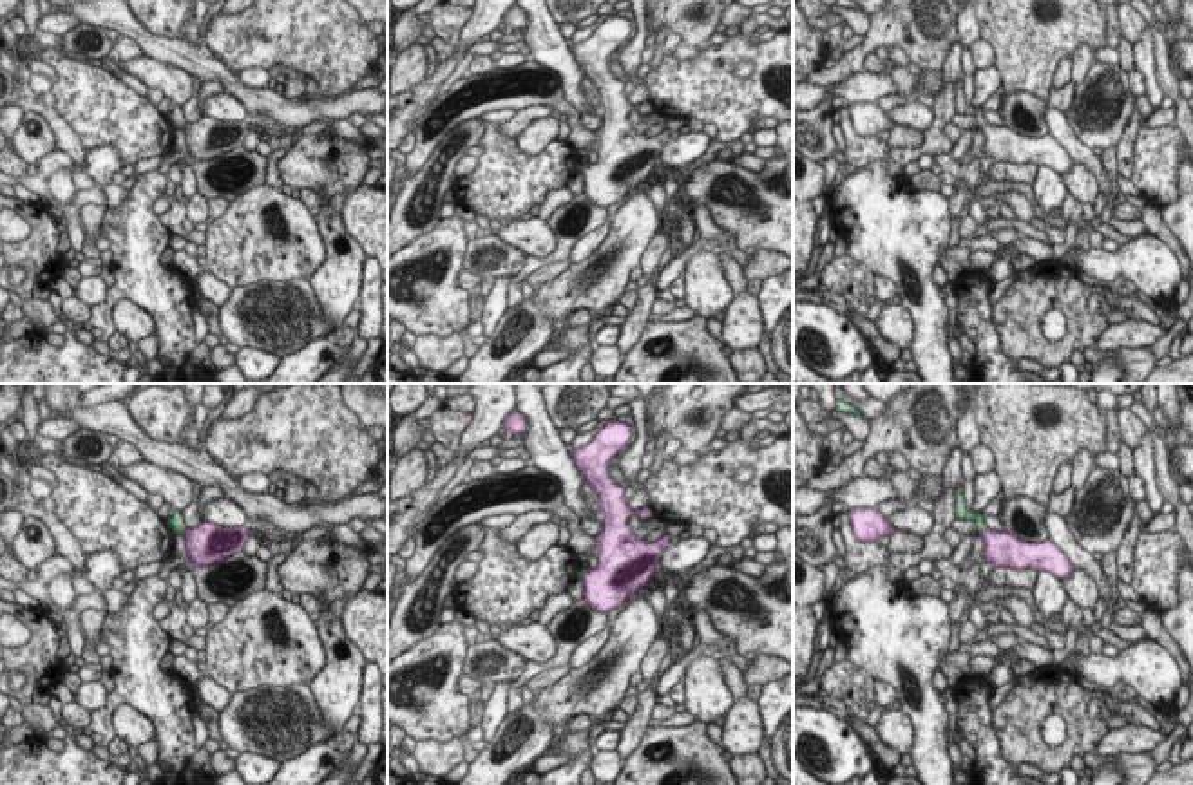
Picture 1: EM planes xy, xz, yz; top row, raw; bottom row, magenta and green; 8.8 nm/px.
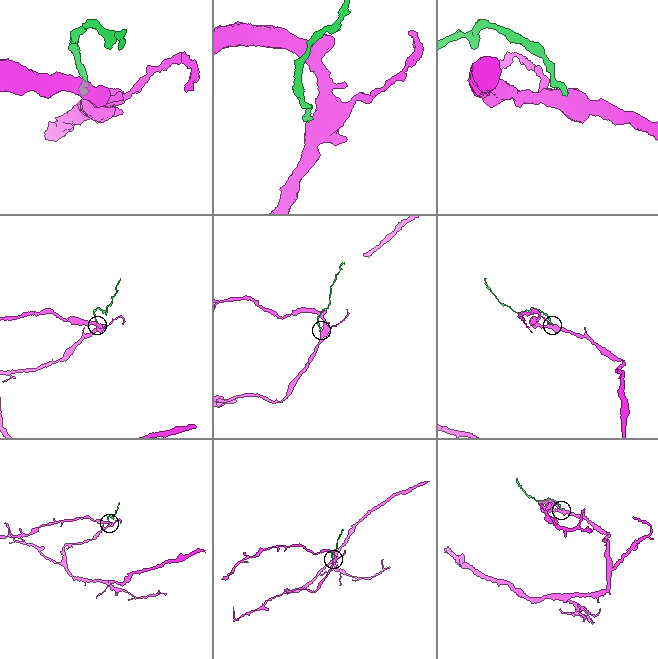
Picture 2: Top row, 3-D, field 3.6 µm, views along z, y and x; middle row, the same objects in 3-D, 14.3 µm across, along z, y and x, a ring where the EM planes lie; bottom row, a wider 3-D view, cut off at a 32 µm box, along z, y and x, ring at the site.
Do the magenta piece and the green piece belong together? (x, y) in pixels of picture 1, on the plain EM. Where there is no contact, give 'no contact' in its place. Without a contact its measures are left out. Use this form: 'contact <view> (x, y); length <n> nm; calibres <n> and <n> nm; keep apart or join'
contact yz (983, 125); length 100 nm; calibres 320 and 120 nm; join

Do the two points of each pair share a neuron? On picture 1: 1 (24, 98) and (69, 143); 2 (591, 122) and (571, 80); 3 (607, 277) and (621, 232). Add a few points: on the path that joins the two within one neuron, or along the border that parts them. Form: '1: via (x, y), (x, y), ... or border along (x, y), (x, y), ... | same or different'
1: via (37, 107), (62, 131) | same
2: border along (582, 113), (592, 113), (601, 120) | different
3: via (610, 266), (621, 250), (621, 243) | same

